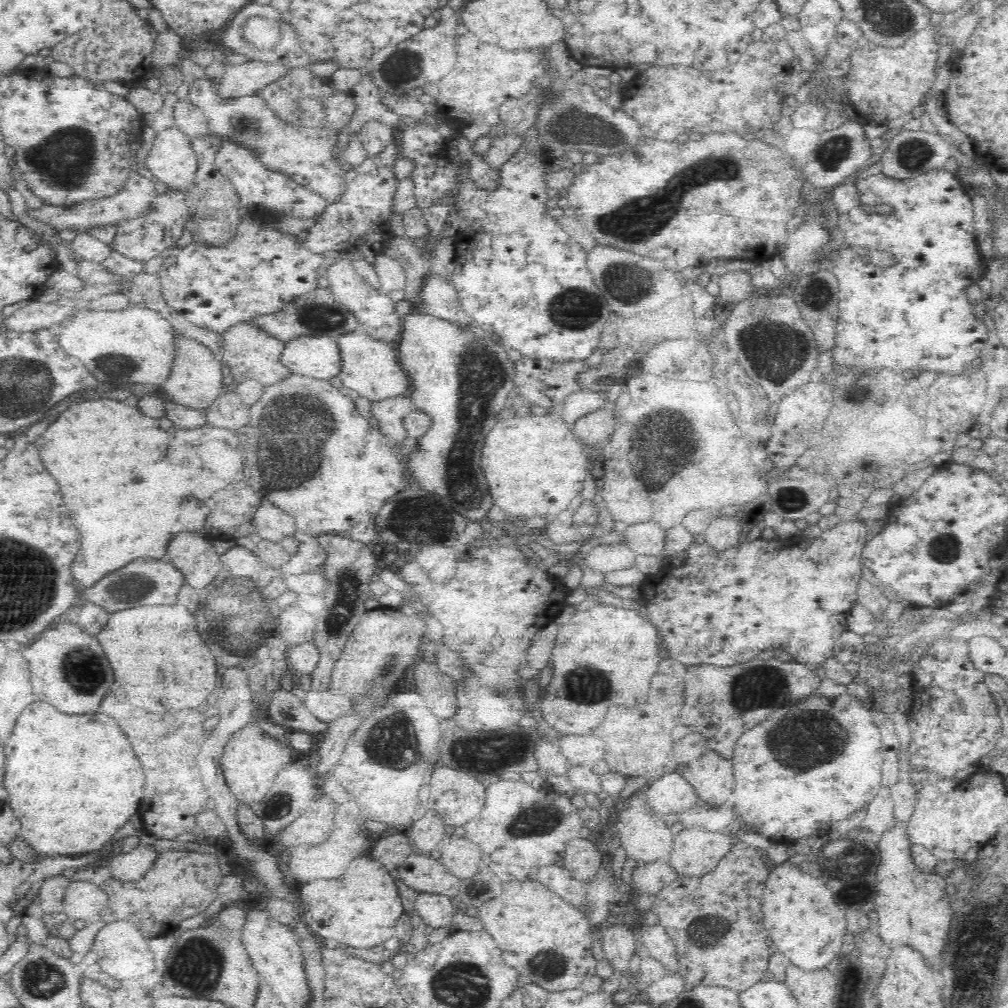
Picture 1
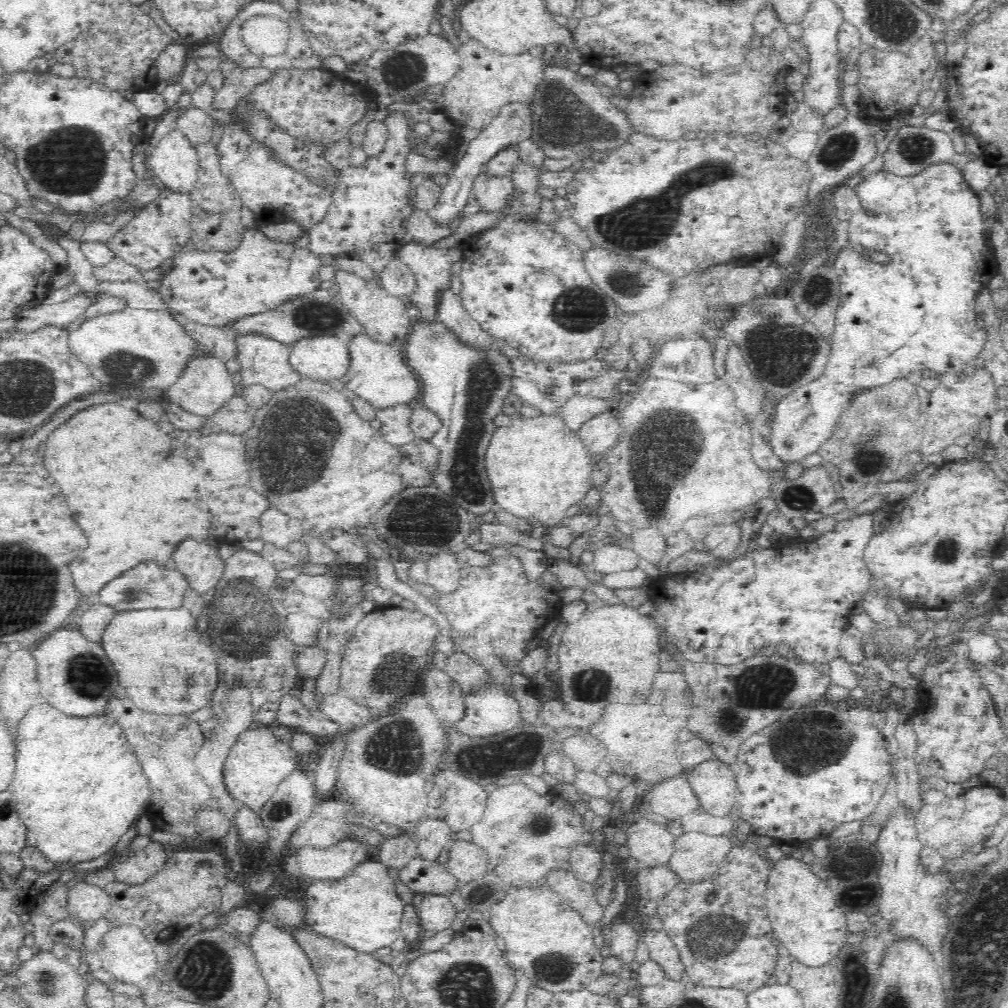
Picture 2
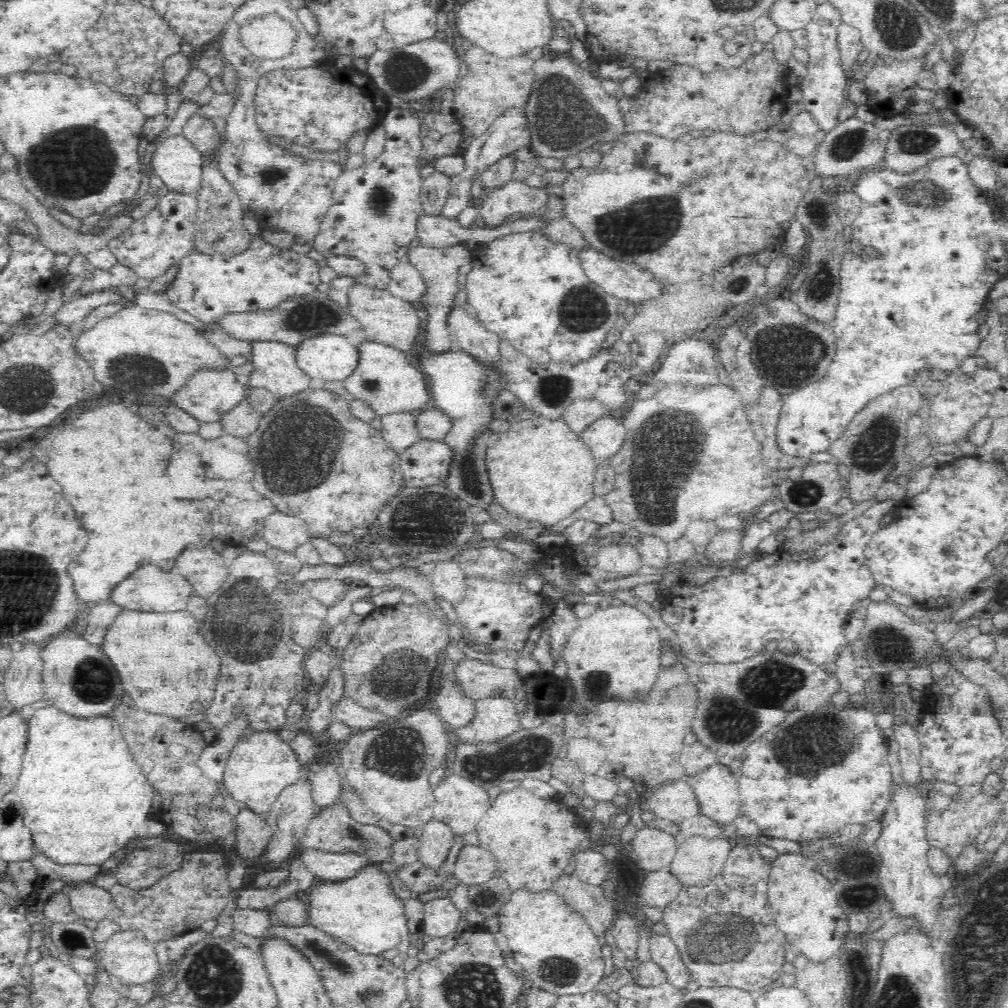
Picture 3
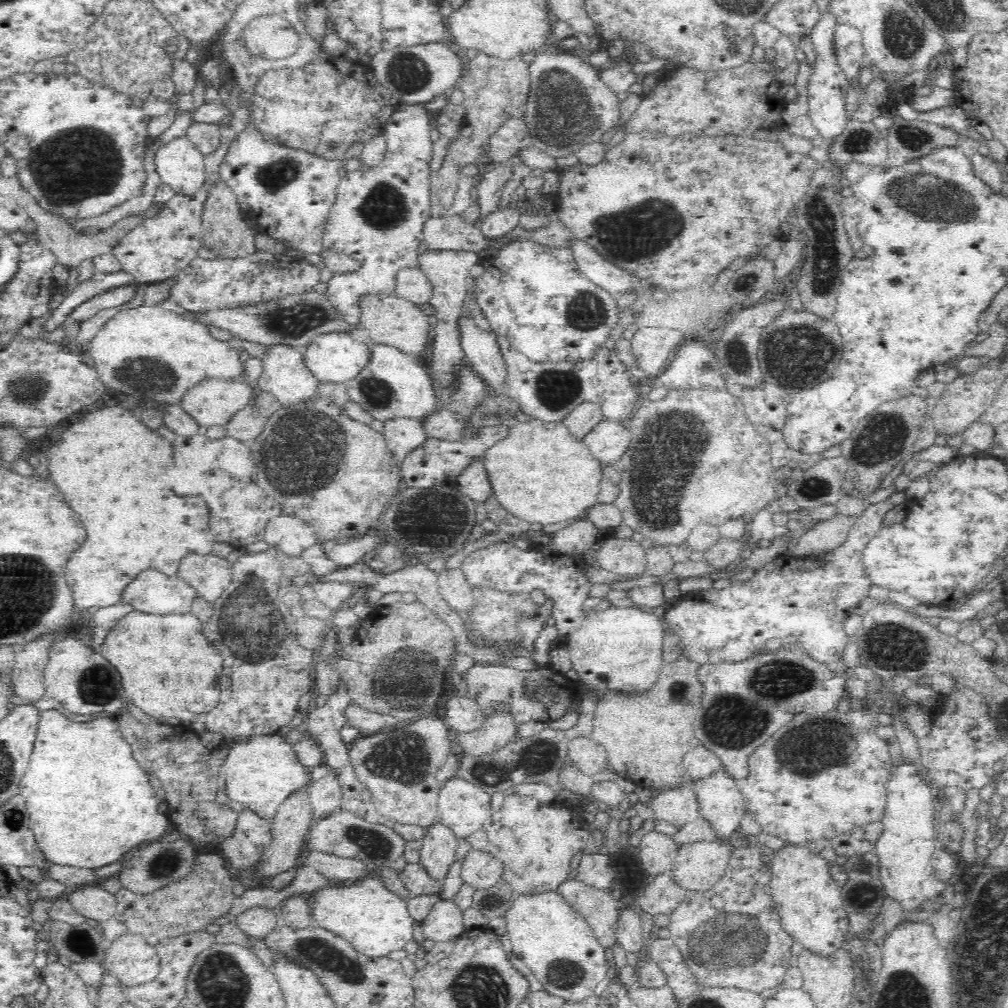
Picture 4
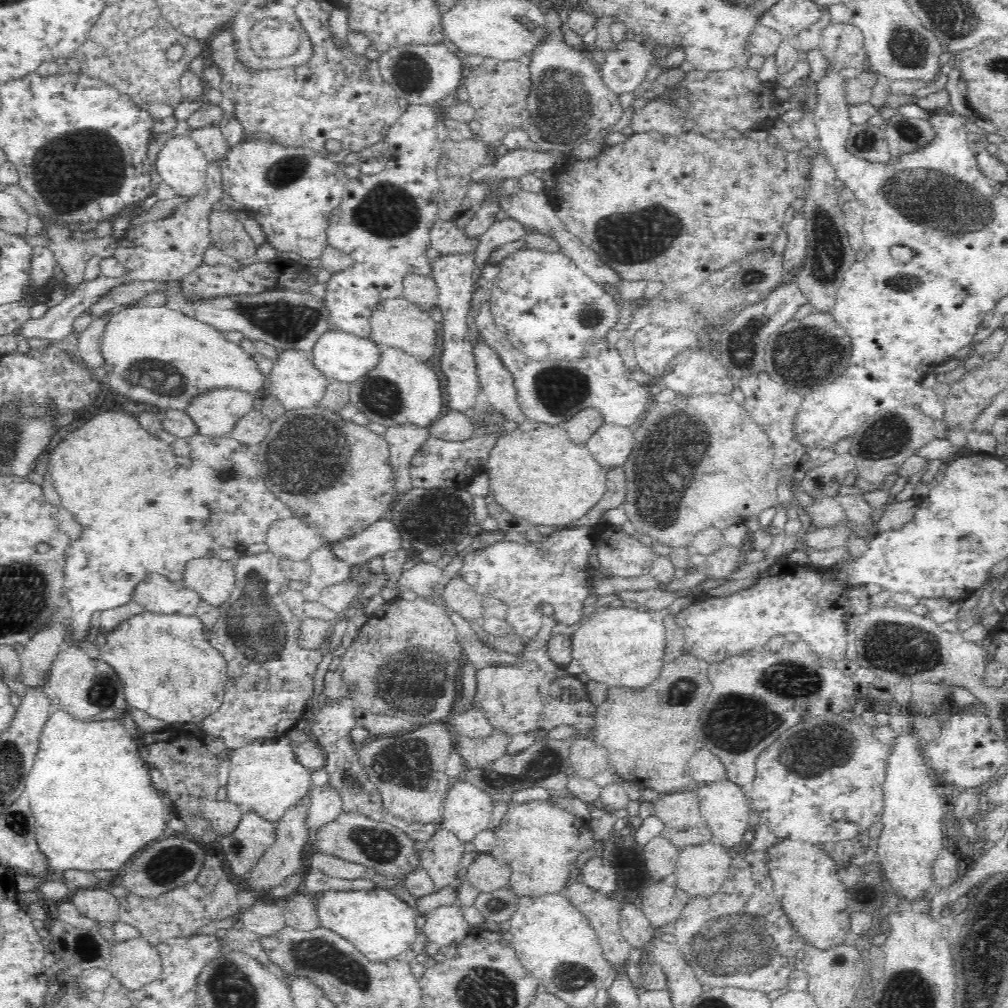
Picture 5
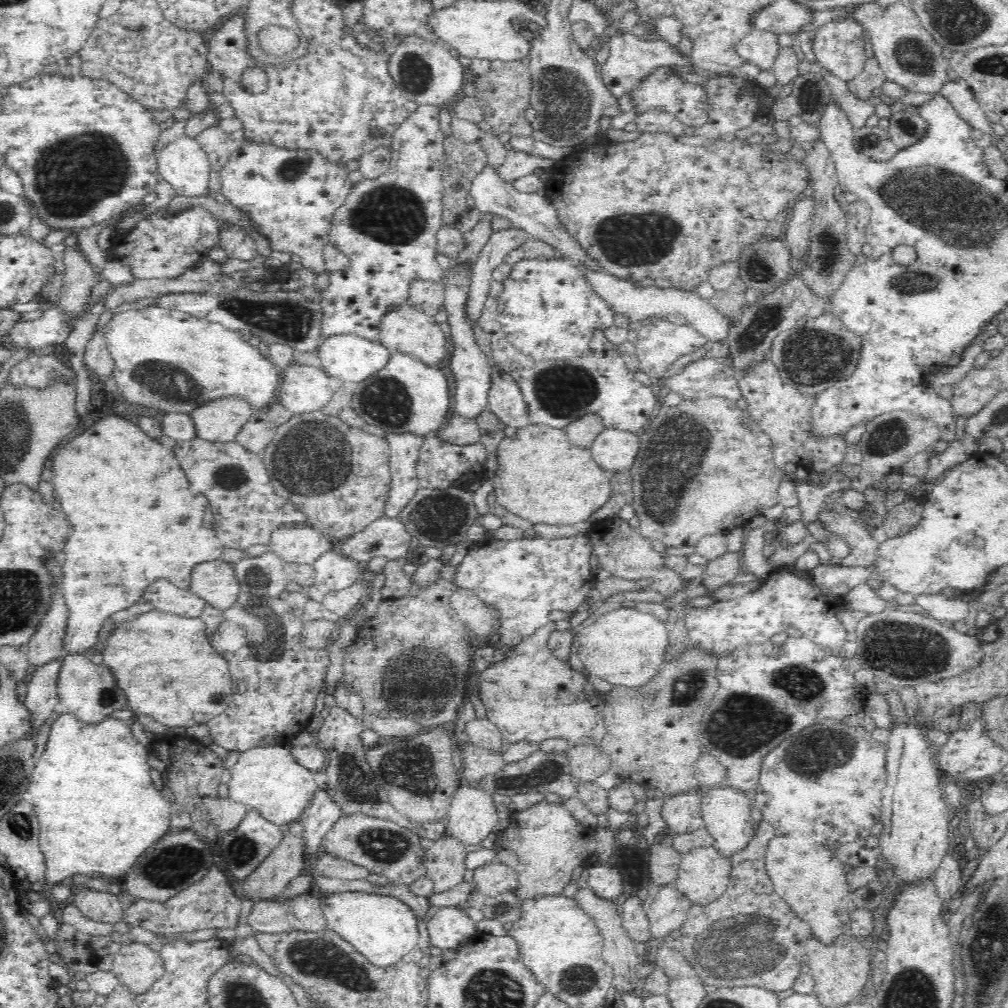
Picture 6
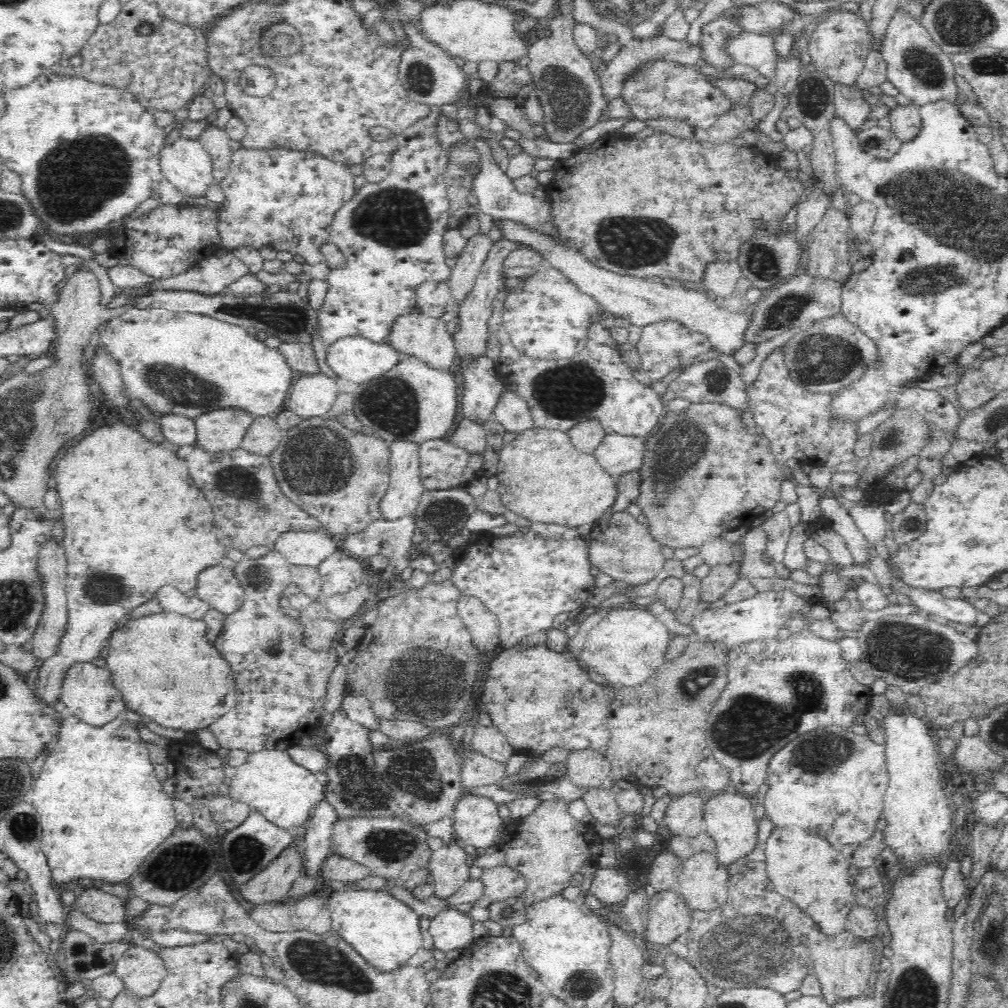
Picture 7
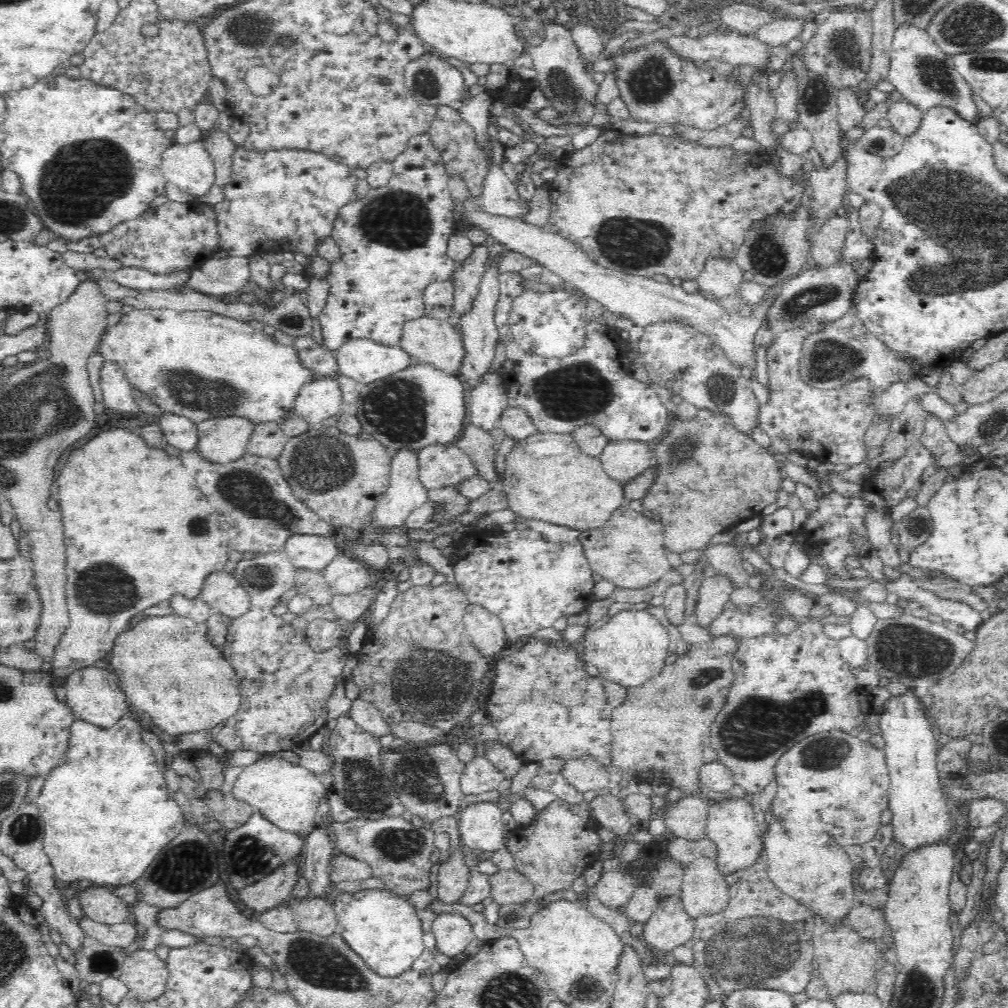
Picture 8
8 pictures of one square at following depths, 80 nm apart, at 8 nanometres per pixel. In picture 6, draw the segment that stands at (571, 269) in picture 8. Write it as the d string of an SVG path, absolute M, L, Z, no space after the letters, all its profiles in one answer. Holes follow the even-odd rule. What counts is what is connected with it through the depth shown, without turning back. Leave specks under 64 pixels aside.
M583 270L586 279L592 283L592 287L596 289L598 295L602 295L614 312L621 313L628 317L630 321L640 322L651 317L667 316L667 314L680 314L685 319L688 325L695 328L698 334L702 334L712 342L721 342L728 336L726 332L732 328L731 320L723 316L718 310L709 304L706 300L698 297L694 292L684 292L676 290L675 288L658 288L656 285L638 287L635 282L628 282L627 280L620 280L610 273L593 272L593 270Z

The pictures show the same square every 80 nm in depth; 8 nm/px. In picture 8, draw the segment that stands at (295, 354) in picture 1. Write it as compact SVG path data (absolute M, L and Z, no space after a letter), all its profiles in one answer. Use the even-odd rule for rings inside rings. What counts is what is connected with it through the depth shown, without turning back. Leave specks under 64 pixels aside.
M354 338L334 351L337 373L356 383L371 384L406 368L412 362L400 346L378 344L370 339Z

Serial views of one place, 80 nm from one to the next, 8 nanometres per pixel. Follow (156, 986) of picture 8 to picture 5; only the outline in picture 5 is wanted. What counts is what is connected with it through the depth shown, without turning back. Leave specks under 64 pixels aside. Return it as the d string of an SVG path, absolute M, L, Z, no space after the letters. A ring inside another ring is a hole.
M142 938L112 944L107 969L130 991L159 978L162 972L157 949Z

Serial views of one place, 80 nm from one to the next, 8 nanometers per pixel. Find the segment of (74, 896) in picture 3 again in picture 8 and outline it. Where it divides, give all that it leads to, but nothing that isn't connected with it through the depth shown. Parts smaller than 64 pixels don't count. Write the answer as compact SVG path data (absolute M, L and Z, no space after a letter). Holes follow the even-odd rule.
M108 886L77 890L82 912L102 924L120 924L132 920L132 909L121 898L114 896Z

